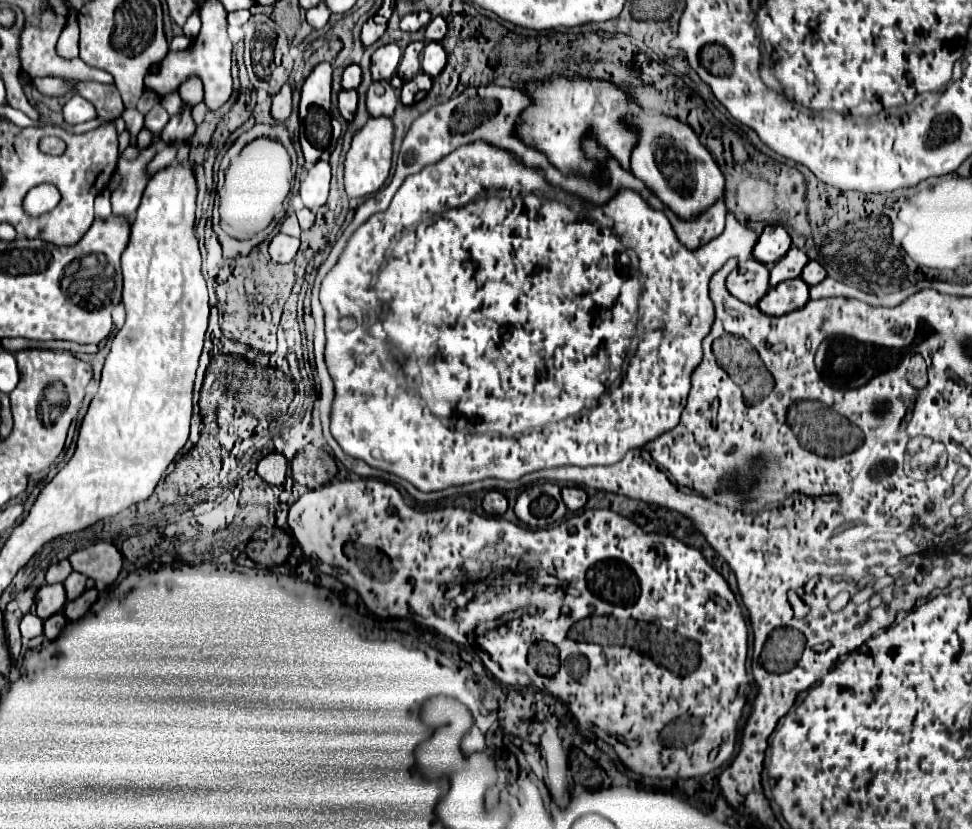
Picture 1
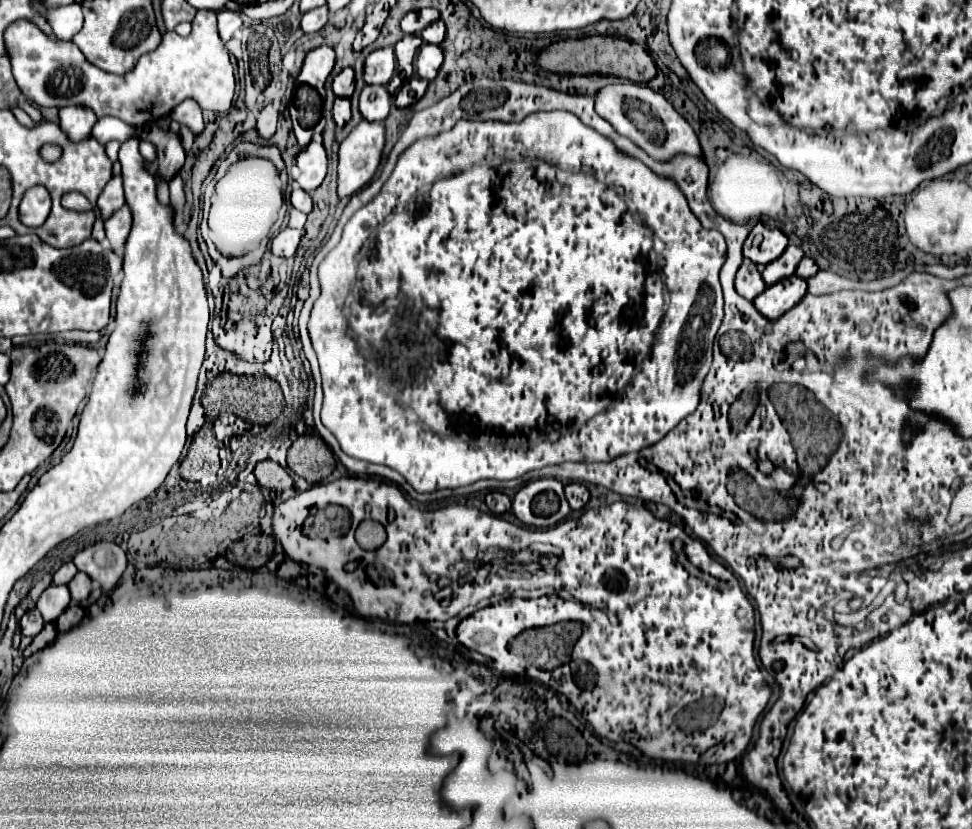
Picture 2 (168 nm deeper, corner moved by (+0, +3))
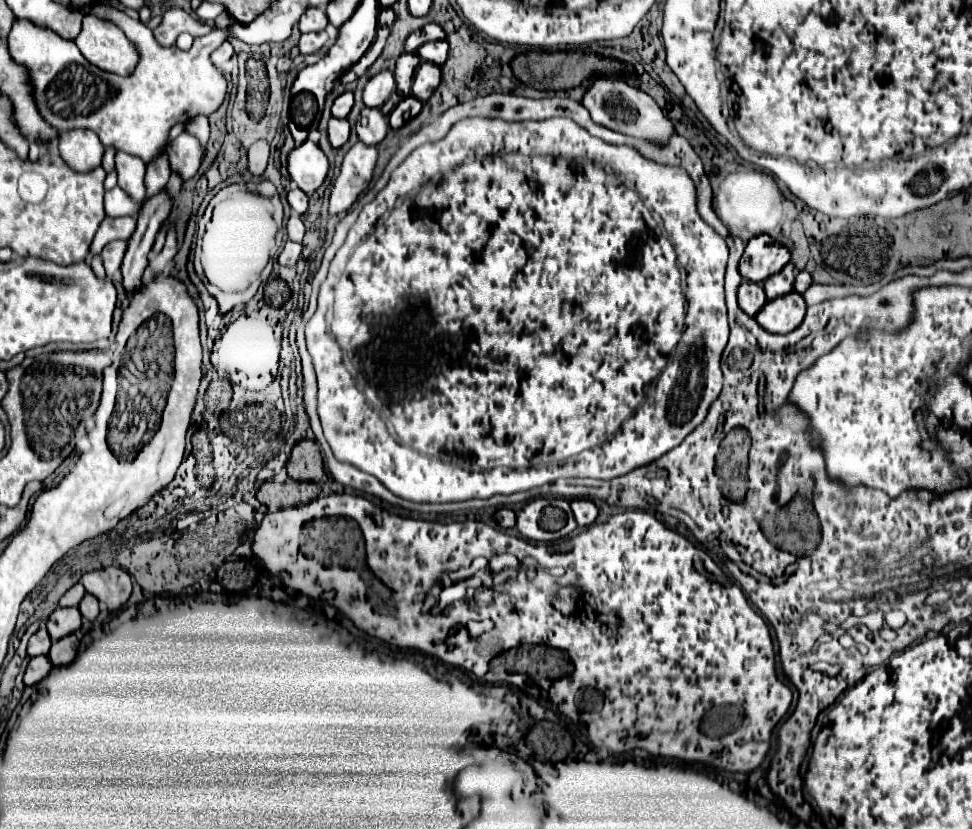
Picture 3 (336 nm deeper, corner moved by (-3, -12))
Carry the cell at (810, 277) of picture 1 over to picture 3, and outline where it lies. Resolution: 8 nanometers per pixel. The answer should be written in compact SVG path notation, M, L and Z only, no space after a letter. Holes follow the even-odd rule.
M801 270L801 272L797 274L797 278L795 278L795 292L803 294L803 292L811 286L811 282L813 282L811 274L809 274L809 272L805 272L805 270Z

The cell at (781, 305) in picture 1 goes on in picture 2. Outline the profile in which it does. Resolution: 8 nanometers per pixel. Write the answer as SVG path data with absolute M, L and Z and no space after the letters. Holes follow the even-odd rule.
M798 275L786 277L770 287L764 289L762 295L754 299L754 307L766 317L766 319L778 319L788 309L792 309L800 299L806 295L806 281Z

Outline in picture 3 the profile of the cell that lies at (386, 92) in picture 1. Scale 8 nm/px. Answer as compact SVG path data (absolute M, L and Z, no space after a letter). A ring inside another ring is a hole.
M363 108L361 116L357 120L357 134L359 140L365 144L379 144L387 134L387 118L379 108Z

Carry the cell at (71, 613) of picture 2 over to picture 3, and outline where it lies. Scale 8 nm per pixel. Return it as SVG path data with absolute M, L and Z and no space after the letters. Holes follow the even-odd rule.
M67 634L63 638L59 638L57 642L53 642L51 650L49 650L49 660L53 666L61 666L61 664L69 664L75 654L77 654L77 646L79 646L79 638L77 634Z

